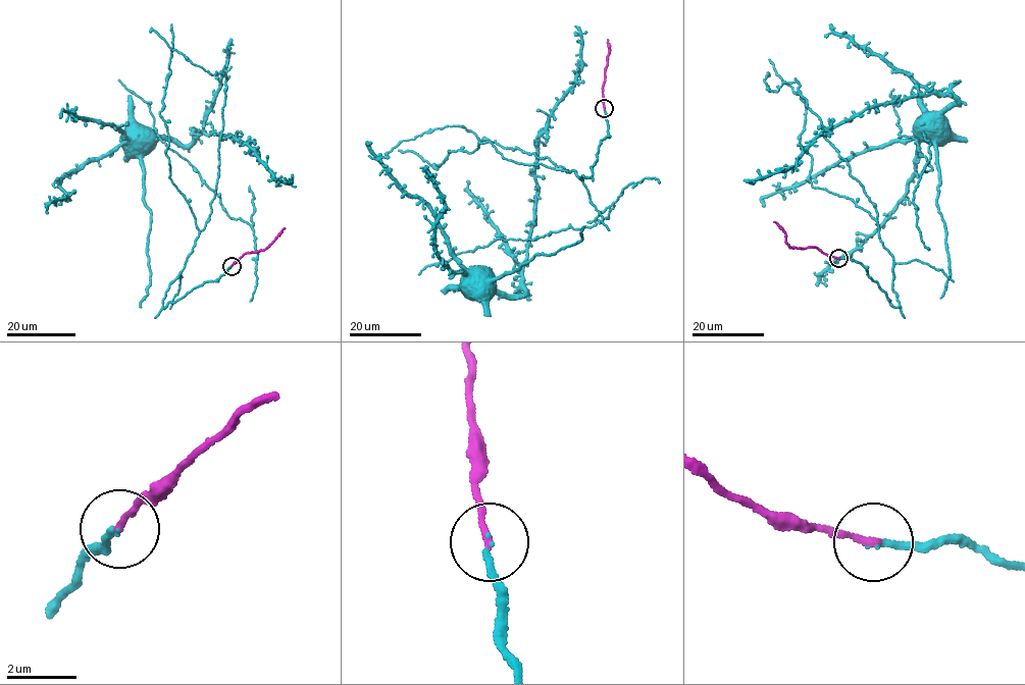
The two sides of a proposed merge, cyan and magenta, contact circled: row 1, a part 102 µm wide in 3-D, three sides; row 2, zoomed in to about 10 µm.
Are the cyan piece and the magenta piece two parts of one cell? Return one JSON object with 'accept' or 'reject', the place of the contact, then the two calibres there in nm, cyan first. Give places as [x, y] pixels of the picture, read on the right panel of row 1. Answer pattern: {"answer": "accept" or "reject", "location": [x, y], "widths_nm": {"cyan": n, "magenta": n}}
{"answer": "accept", "location": [838, 258], "widths_nm": {"cyan": 170, "magenta": 200}}

